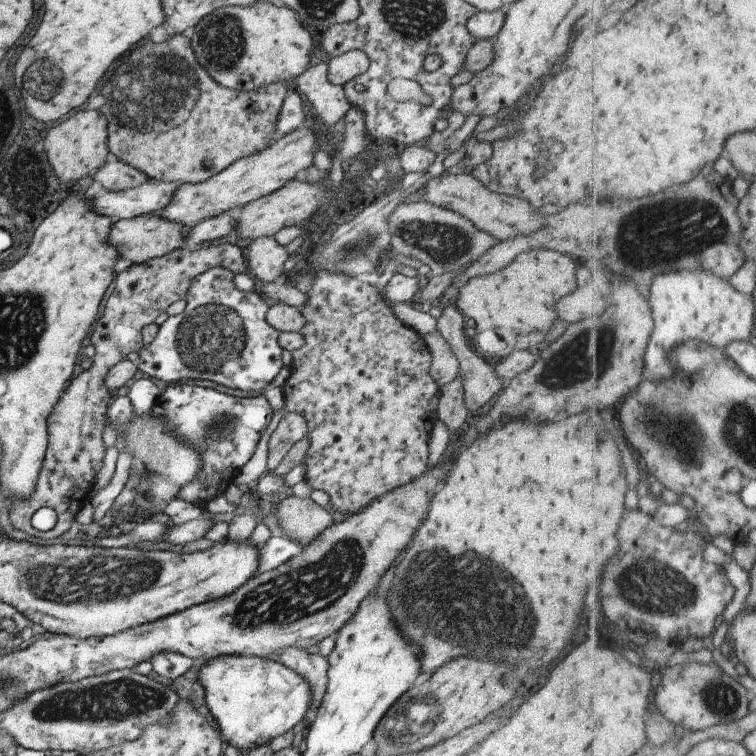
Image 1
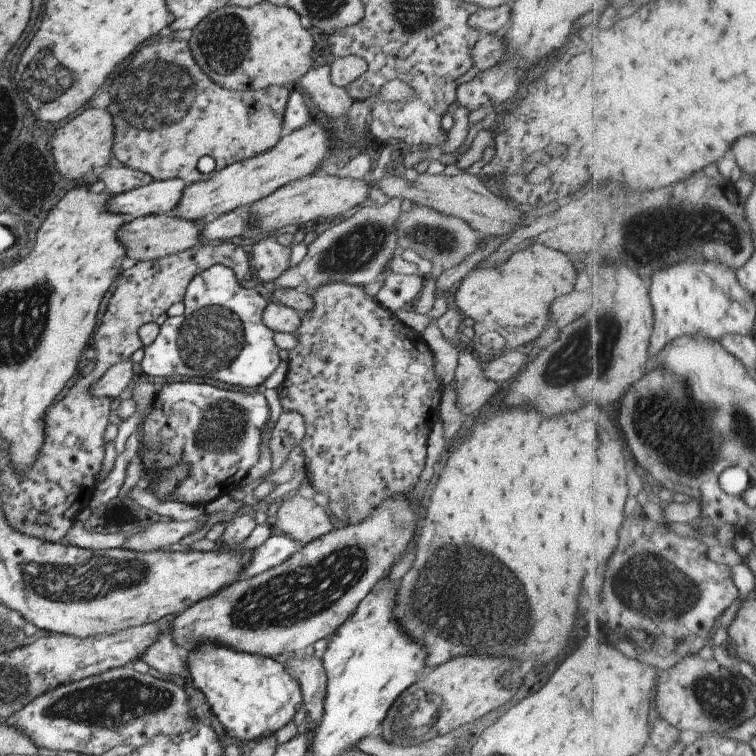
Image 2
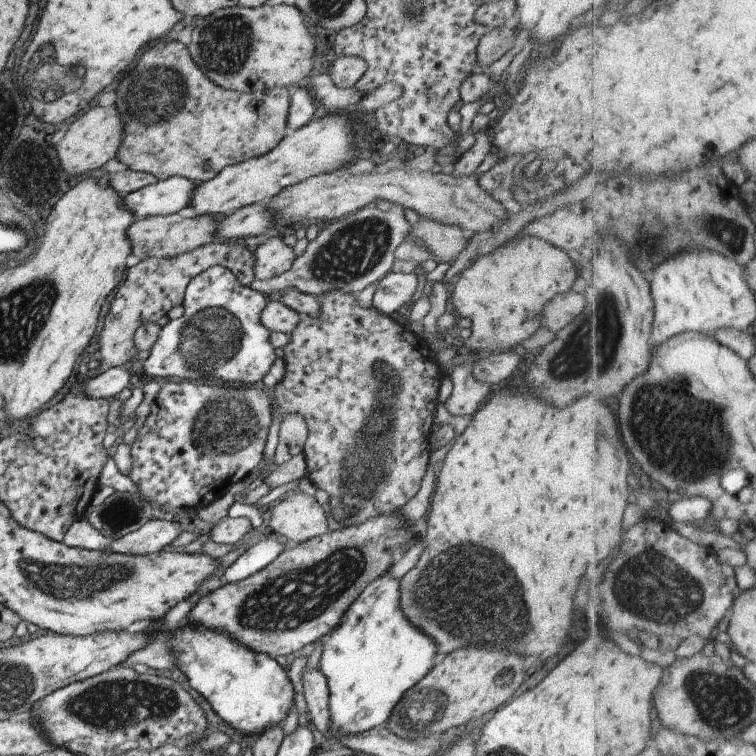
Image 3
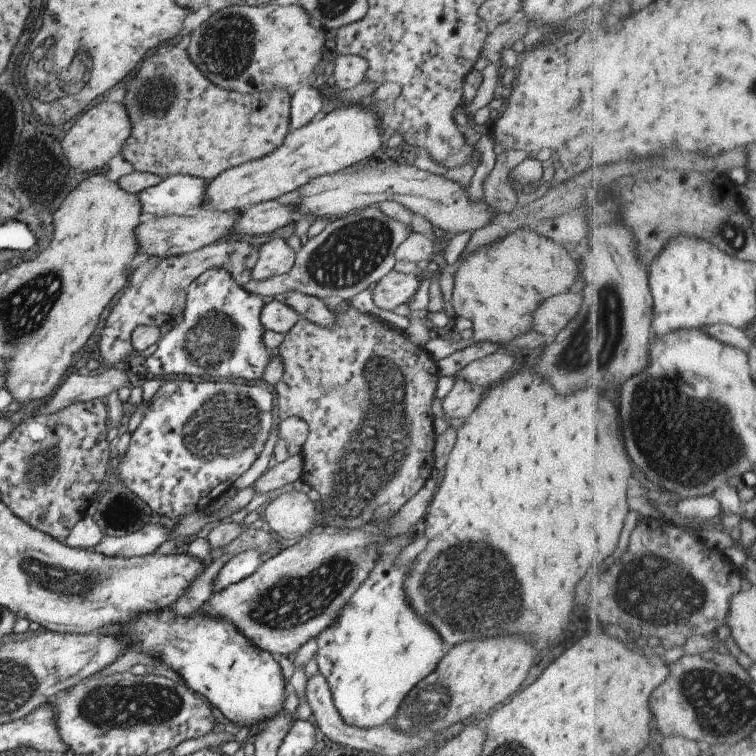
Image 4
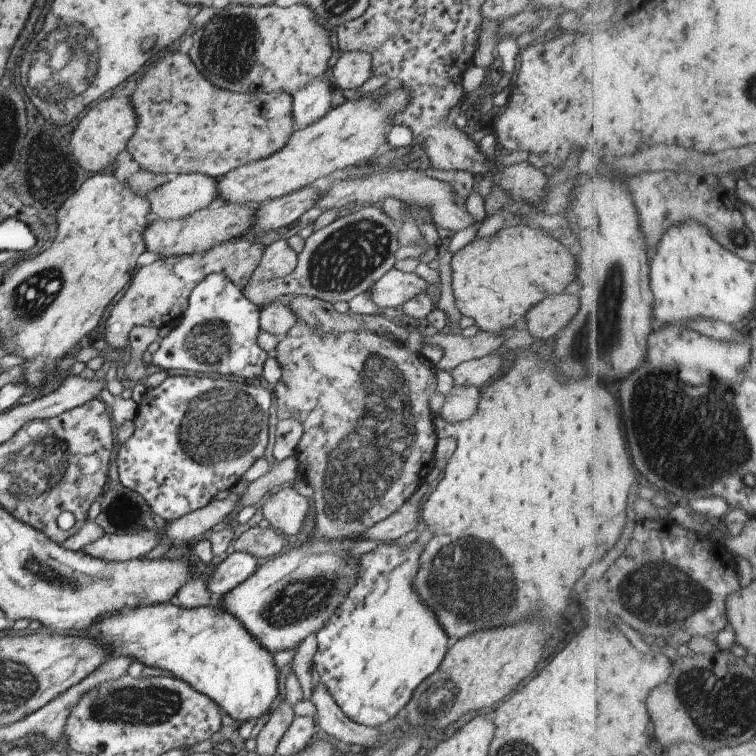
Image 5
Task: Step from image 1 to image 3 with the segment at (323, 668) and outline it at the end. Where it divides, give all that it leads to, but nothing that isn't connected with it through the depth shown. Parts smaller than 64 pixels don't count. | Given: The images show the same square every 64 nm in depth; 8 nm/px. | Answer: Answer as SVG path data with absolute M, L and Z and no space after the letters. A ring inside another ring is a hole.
M320 669L307 670L303 672L304 696L307 702L307 712L310 712L314 726L324 736L332 737L331 712L329 709L329 686L327 678Z

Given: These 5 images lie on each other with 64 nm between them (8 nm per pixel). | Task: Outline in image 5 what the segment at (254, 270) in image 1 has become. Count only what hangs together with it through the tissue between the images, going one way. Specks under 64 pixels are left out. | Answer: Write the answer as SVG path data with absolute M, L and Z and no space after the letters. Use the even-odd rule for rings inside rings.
M280 239L265 248L261 263L251 280L265 283L284 278L298 266L298 260L297 253L288 245L287 239Z

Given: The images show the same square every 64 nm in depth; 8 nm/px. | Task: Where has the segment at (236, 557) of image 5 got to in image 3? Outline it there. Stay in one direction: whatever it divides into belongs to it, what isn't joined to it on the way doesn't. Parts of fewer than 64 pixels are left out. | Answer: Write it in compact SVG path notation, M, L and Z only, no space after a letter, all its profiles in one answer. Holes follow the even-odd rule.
M268 538L259 542L246 549L244 554L224 570L224 580L227 583L243 581L270 564L284 549L294 548L297 544L297 542L285 538L278 541Z

